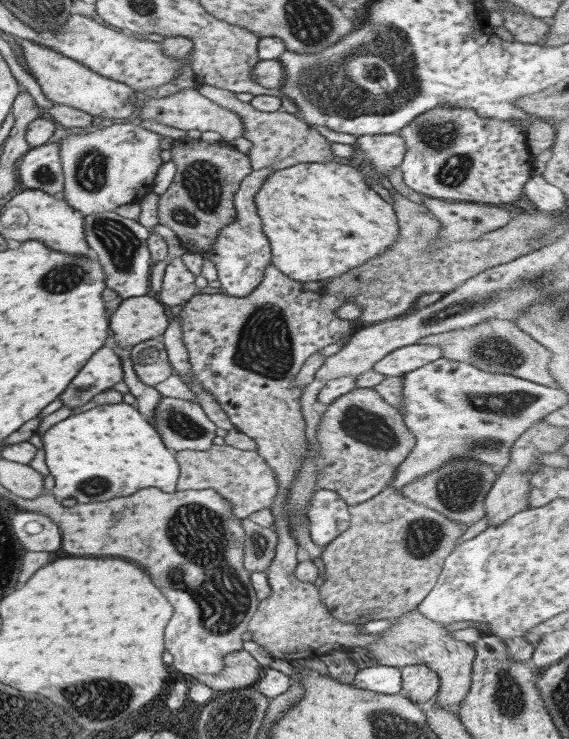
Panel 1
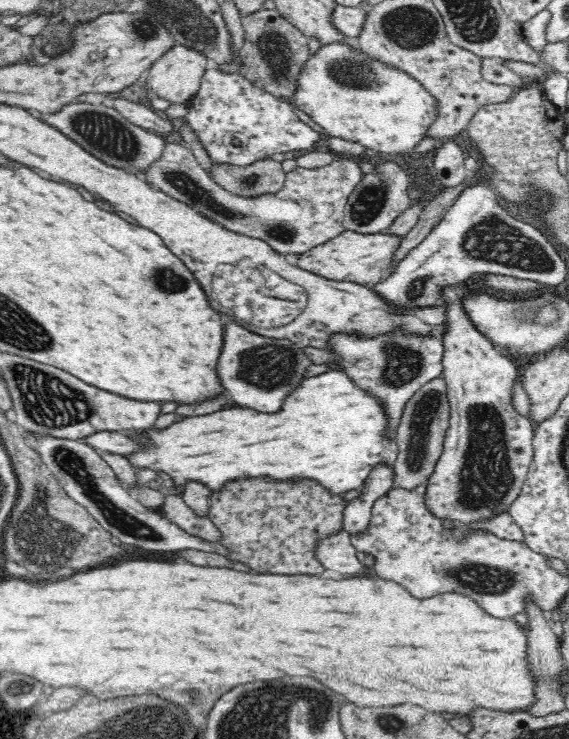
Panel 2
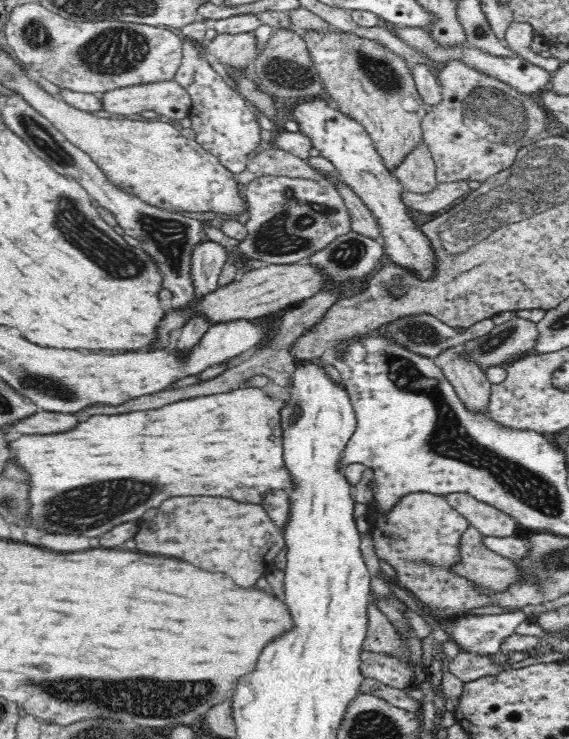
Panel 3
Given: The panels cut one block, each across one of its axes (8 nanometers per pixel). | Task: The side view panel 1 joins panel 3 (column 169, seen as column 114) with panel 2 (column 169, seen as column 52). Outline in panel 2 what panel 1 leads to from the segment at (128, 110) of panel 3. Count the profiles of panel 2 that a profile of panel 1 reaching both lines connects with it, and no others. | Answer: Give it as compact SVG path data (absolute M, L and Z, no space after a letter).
M175 44L151 66L144 87L150 97L186 104L198 92L202 74L209 65L202 53Z

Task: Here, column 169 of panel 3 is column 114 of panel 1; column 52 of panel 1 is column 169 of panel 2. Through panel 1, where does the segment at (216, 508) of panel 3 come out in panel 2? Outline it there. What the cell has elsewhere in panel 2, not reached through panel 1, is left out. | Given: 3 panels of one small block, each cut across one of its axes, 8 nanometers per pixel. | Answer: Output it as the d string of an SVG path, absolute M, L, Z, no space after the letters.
M165 495L165 501L160 507L162 515L168 521L176 524L188 535L196 536L209 543L220 543L222 533L207 516L198 516L180 495Z

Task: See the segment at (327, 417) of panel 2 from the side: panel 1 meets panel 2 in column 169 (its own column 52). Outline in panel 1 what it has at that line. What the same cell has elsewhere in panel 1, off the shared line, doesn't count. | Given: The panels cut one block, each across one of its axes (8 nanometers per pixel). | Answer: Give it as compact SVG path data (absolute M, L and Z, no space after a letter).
M103 404L95 406L87 412L69 416L65 420L50 426L36 440L44 450L44 462L49 475L53 477L54 486L50 493L61 500L73 498L79 504L103 502L111 498L131 496L141 488L159 488L163 492L173 492L178 480L179 465L175 461L174 452L168 449L161 440L159 433L147 424L143 415L129 404Z

